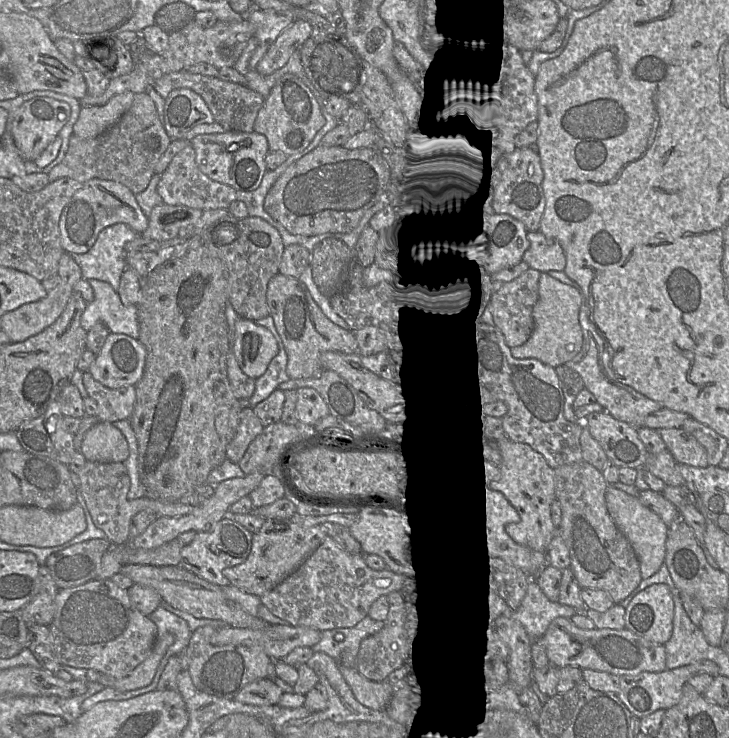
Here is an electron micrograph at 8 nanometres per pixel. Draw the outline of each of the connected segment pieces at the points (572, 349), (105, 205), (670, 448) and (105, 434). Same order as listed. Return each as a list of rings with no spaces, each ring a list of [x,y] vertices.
[[[541,272],[538,283],[538,301],[533,309],[534,330],[523,345],[510,349],[516,359],[537,359],[554,369],[572,360],[582,348],[582,329],[579,312],[583,303],[581,289],[564,284]]]
[[[88,180],[75,192],[61,213],[61,246],[69,254],[84,254],[91,249],[103,229],[117,223],[128,225],[140,235],[148,226],[148,217],[138,205],[135,194],[126,186],[112,180]]]
[[[680,428],[657,430],[666,445],[666,450],[679,464],[694,467],[707,467],[705,448],[691,434]]]
[[[99,421],[85,434],[80,452],[86,461],[124,462],[129,456],[128,443],[113,423]]]

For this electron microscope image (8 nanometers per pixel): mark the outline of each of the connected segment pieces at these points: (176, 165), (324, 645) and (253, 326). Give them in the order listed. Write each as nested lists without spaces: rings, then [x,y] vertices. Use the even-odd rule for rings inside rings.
[[[191,144],[177,153],[166,170],[160,175],[157,193],[168,205],[181,205],[193,209],[227,209],[237,200],[237,191],[225,184],[211,180],[197,166],[195,150]]]
[[[366,616],[354,627],[322,631],[320,641],[311,648],[314,652],[326,653],[340,663],[344,651],[357,655],[362,640],[377,633],[383,626],[384,621],[376,621]]]
[[[239,317],[235,323],[232,351],[242,371],[257,379],[266,372],[279,347],[271,331],[252,320]]]

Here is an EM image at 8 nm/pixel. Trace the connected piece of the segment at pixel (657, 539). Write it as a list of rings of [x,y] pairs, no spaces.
[[[608,486],[605,501],[610,517],[629,541],[637,556],[642,579],[650,578],[665,563],[668,527],[657,514],[641,504],[637,497],[628,495],[613,486]]]

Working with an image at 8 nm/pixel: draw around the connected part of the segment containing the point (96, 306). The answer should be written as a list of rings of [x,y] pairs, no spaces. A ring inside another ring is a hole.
[[[96,279],[87,280],[94,292],[94,299],[88,303],[84,312],[81,315],[81,327],[88,331],[97,322],[102,322],[111,333],[122,333],[132,338],[138,339],[139,336],[139,323],[137,306],[124,305],[118,293],[107,283]]]

